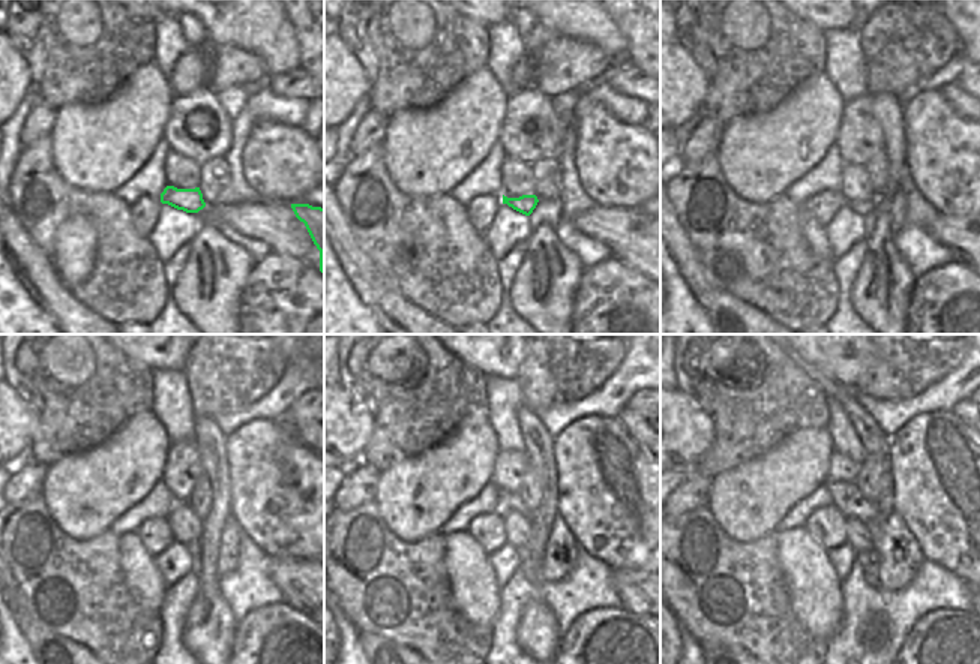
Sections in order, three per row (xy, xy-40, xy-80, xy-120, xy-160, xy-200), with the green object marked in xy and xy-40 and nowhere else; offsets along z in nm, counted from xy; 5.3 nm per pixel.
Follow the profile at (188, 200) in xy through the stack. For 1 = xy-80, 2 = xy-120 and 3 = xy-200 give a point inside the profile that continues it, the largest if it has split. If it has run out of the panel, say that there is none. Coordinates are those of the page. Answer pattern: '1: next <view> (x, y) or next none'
1: next xy-80 (863, 209)
2: next xy-120 (194, 547)
3: next xy-200 (869, 565)

